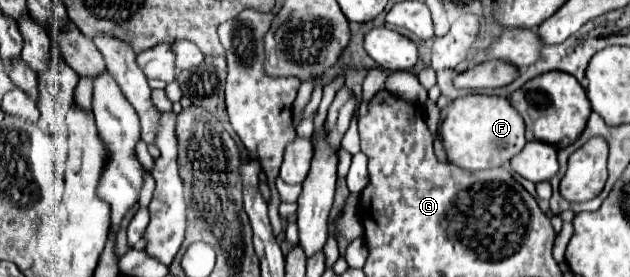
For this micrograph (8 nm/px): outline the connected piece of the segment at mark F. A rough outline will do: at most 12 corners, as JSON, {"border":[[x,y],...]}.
{"border":[[466,94],[440,110],[448,162],[504,166],[526,144],[508,98]]}

